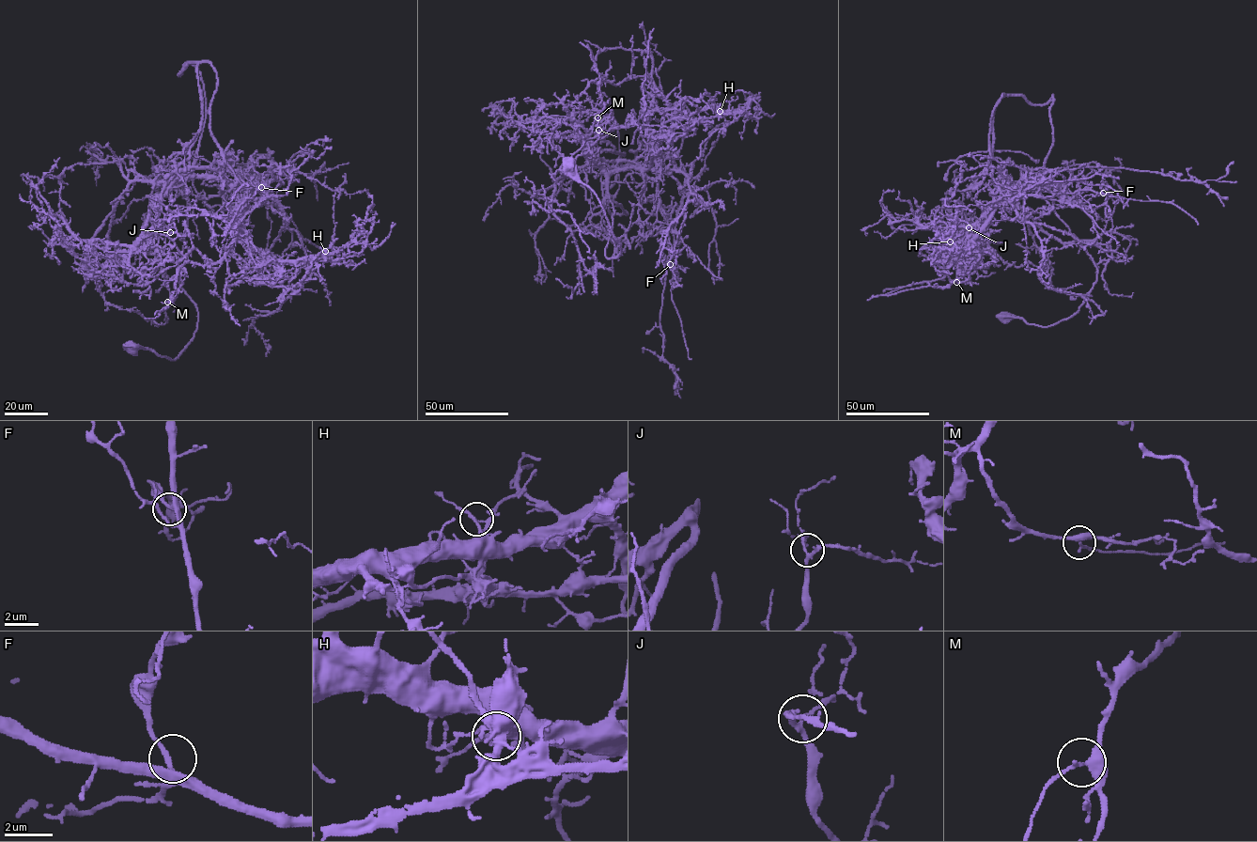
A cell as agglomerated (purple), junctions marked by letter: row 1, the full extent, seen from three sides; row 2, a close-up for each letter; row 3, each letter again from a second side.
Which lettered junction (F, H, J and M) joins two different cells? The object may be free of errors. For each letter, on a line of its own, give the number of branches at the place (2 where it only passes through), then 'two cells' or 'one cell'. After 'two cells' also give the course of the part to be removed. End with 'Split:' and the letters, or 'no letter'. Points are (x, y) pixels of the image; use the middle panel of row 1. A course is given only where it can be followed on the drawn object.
F: 3 | one cell
H: 3 | two cells | (720, 112), (669, 120), (654, 137), (659, 207), (666, 218), (677, 209), (659, 322), (675, 395)
J: 3 | one cell
M: 3 | one cell
Split: H

